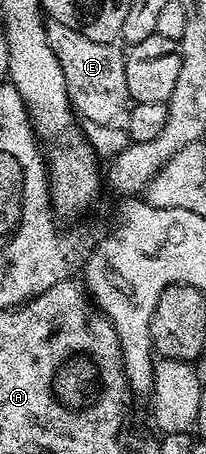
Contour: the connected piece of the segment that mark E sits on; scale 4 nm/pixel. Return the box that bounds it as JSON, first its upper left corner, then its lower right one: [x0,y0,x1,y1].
[46,21,131,124]

